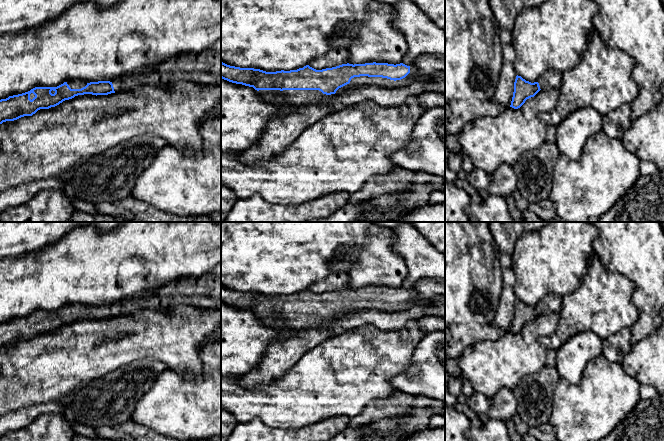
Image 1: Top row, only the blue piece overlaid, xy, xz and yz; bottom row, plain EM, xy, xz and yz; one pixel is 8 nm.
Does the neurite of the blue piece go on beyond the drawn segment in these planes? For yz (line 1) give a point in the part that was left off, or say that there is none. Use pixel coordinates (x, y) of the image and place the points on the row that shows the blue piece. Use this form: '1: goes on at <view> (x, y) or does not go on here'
1: goes on at yz (550, 79)

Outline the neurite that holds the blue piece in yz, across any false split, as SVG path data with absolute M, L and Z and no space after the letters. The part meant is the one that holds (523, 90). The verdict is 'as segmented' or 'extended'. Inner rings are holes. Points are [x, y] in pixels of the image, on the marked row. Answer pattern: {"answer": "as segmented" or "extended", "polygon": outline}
{"answer": "extended", "polygon": "M548 70L534 83L526 81L521 76L516 76L514 92L510 107L520 108L527 99L534 97L540 90L547 88L559 88L561 73Z"}

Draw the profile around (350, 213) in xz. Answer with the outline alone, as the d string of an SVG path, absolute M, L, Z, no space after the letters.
M348 203L345 207L336 211L326 219L316 219L310 222L360 222L361 216L368 208L367 204L352 205Z

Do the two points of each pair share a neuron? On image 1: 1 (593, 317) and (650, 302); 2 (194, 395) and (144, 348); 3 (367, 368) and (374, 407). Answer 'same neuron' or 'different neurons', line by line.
1: different neurons
2: different neurons
3: different neurons

